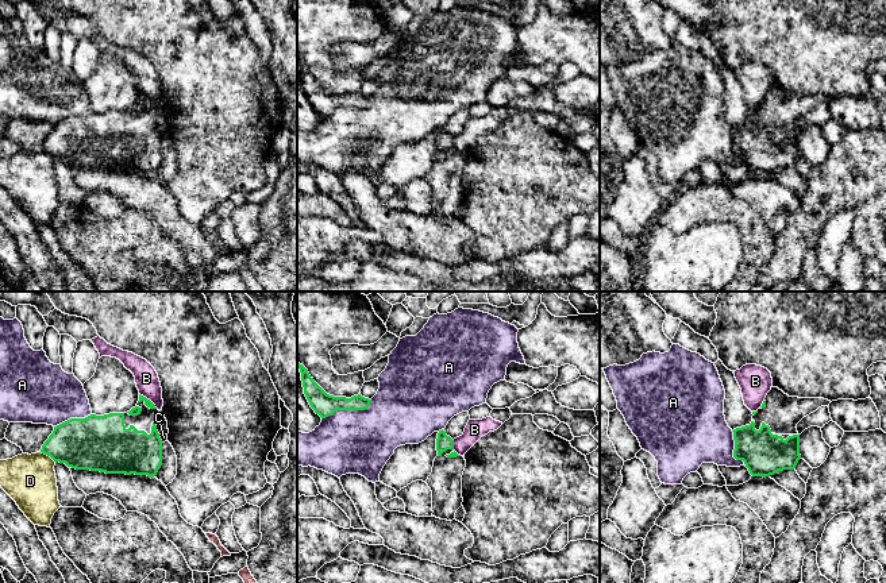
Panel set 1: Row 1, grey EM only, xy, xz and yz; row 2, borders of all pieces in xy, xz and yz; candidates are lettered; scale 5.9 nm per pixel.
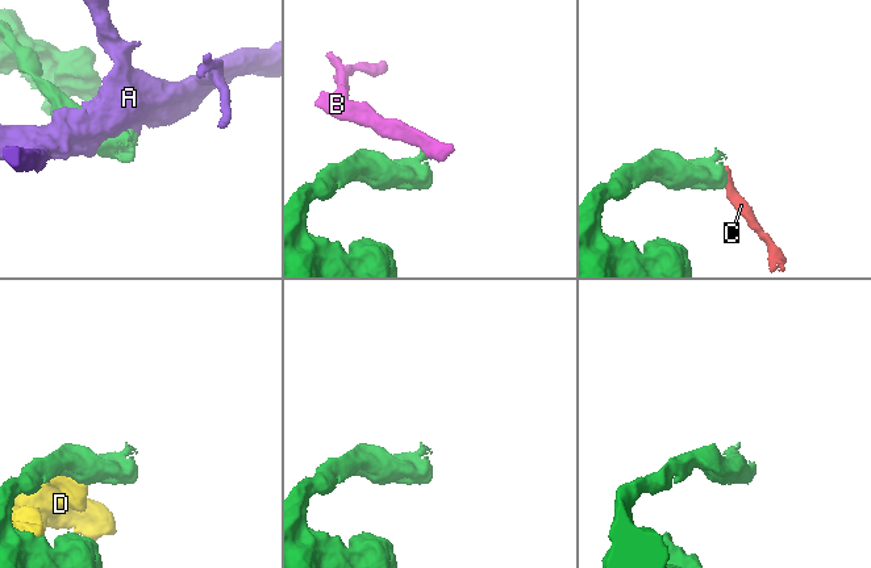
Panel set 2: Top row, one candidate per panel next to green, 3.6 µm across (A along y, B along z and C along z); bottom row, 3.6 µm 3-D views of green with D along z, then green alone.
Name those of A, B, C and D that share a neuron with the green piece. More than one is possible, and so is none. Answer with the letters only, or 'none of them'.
none of them

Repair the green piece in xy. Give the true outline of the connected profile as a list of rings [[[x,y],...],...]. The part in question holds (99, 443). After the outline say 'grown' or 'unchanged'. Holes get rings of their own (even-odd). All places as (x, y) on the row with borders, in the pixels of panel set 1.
[[[139,394],[136,406],[127,413],[90,414],[54,426],[41,452],[76,470],[155,476],[162,466],[162,440],[155,425],[161,413],[150,399]]]; grown

